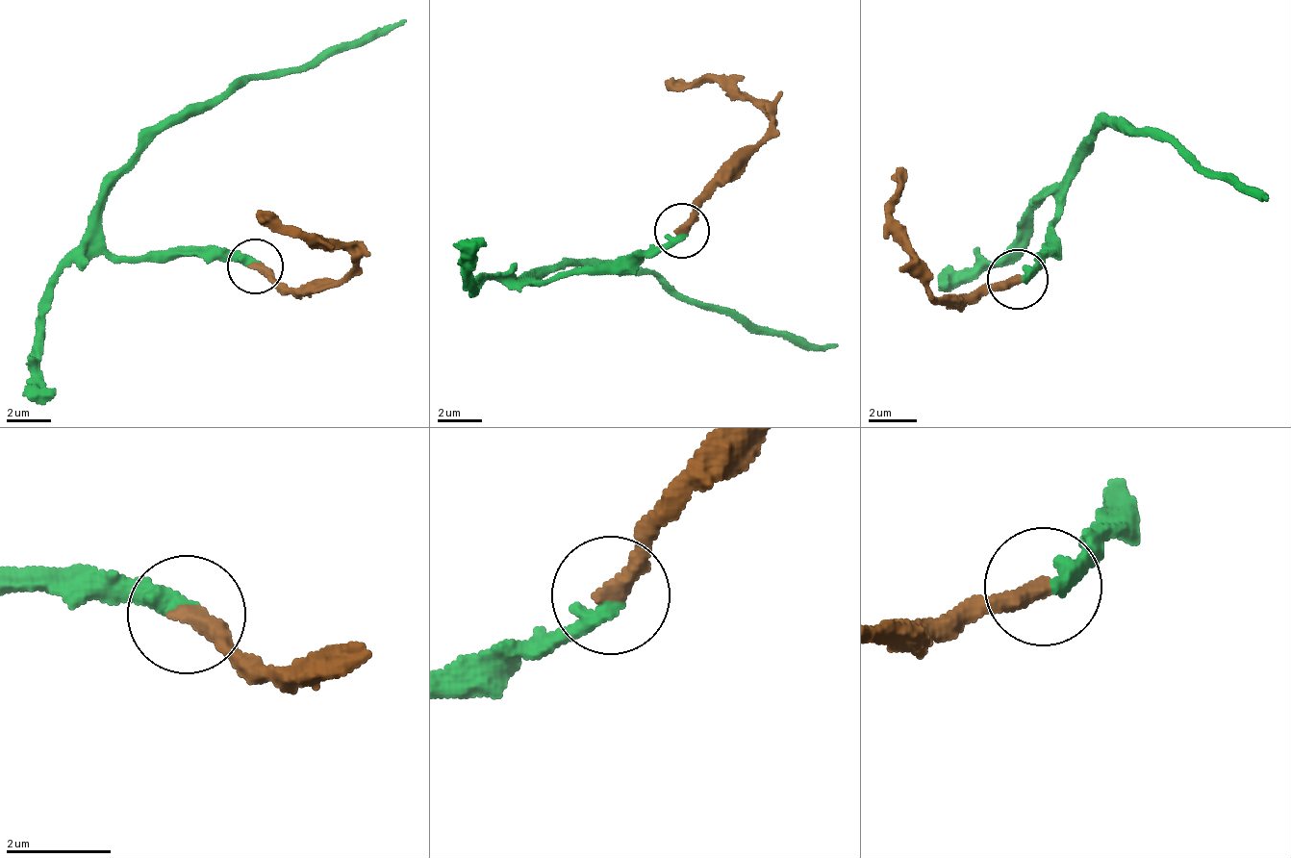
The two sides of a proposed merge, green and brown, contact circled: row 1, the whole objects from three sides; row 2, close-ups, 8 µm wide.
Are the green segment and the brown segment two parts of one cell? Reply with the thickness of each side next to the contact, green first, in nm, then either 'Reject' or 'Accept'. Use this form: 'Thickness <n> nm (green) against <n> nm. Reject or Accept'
Thickness 360 nm (green) against 360 nm. Accept

